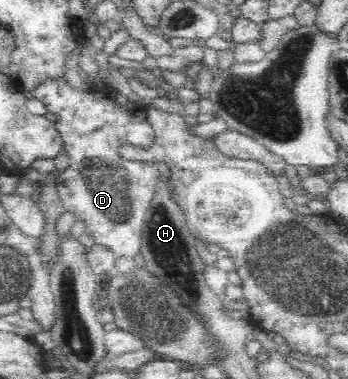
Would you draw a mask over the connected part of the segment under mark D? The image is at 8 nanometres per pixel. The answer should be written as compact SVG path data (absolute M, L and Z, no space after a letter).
M63 77L43 82L31 91L31 96L43 101L47 105L47 110L56 114L55 126L70 158L68 167L63 171L57 171L58 196L64 209L71 212L76 220L81 220L85 224L84 232L93 239L94 244L109 250L115 260L135 260L135 256L139 256L140 252L144 214L153 198L155 183L160 176L155 164L125 160L118 153L118 148L127 144L137 148L149 148L153 144L155 133L146 121L144 106L130 101L114 88L75 90Z

